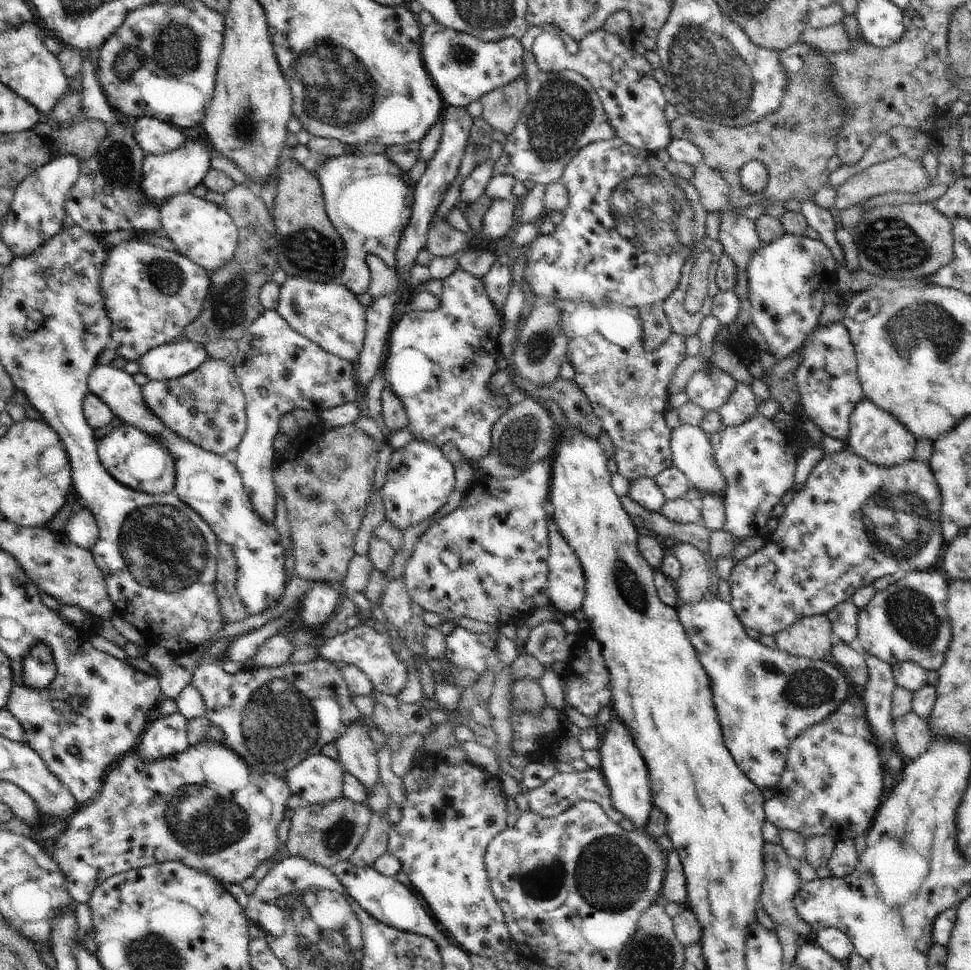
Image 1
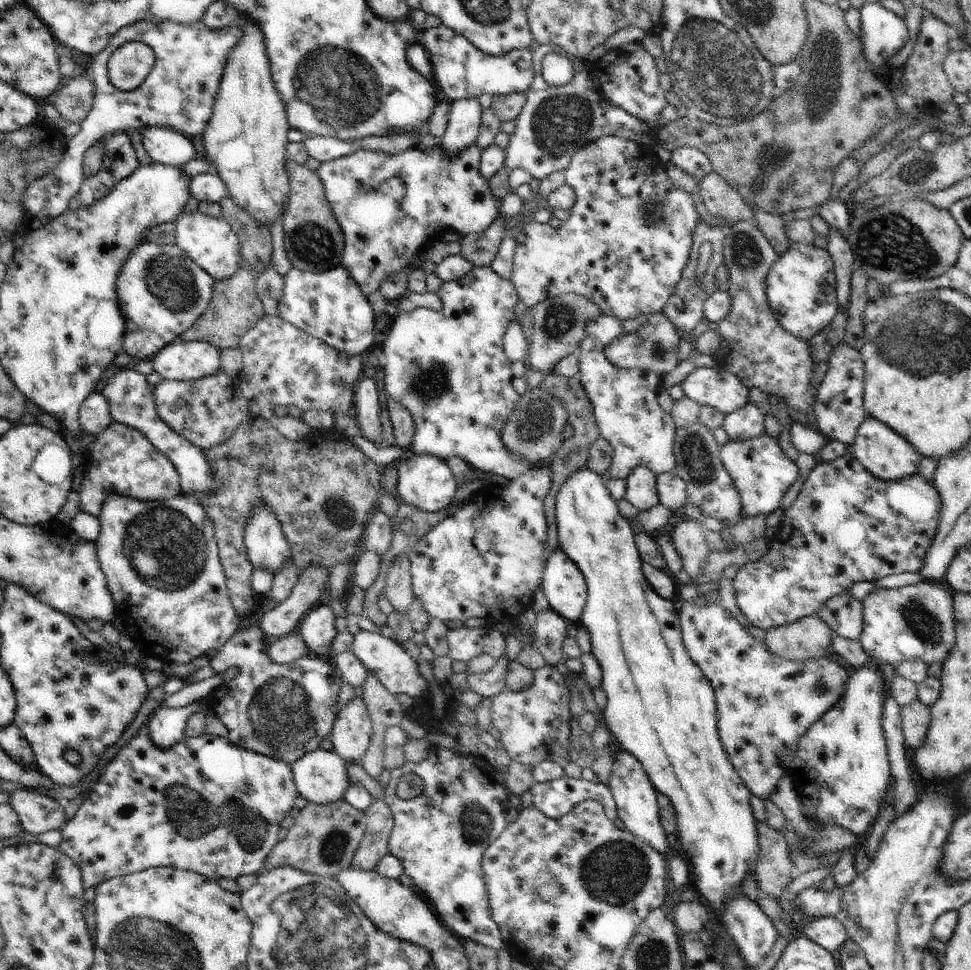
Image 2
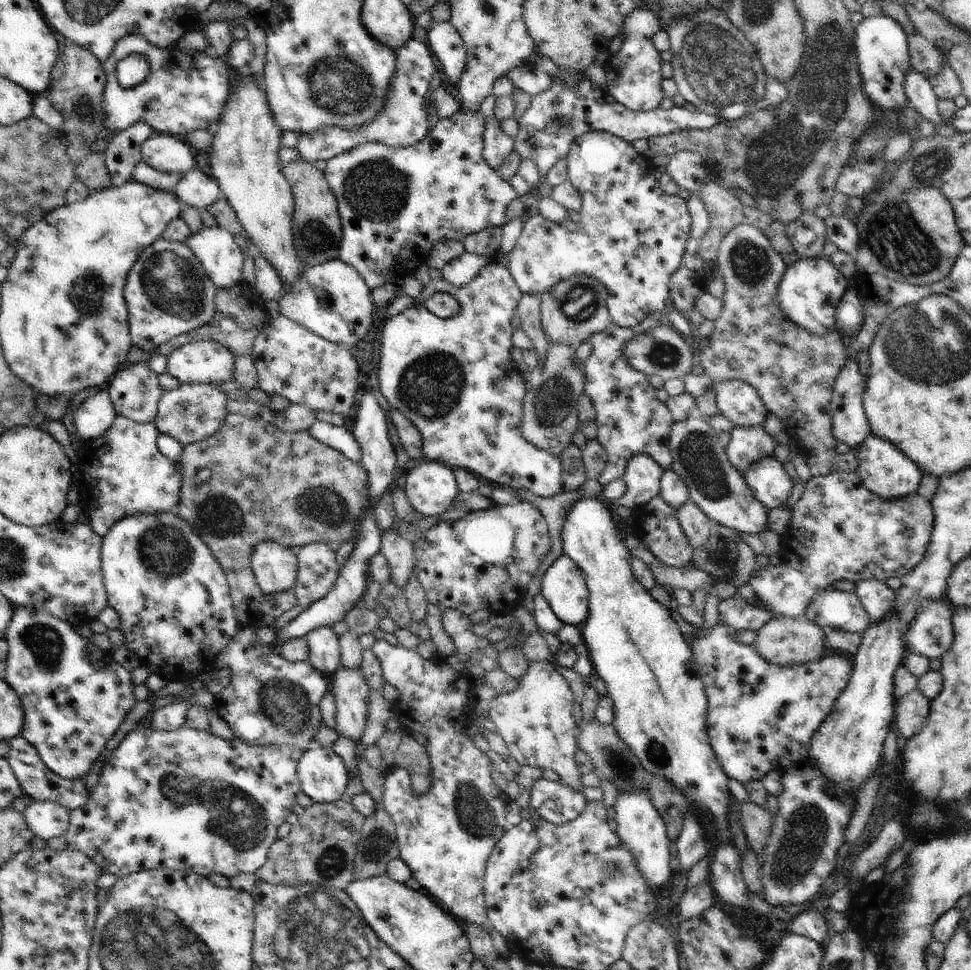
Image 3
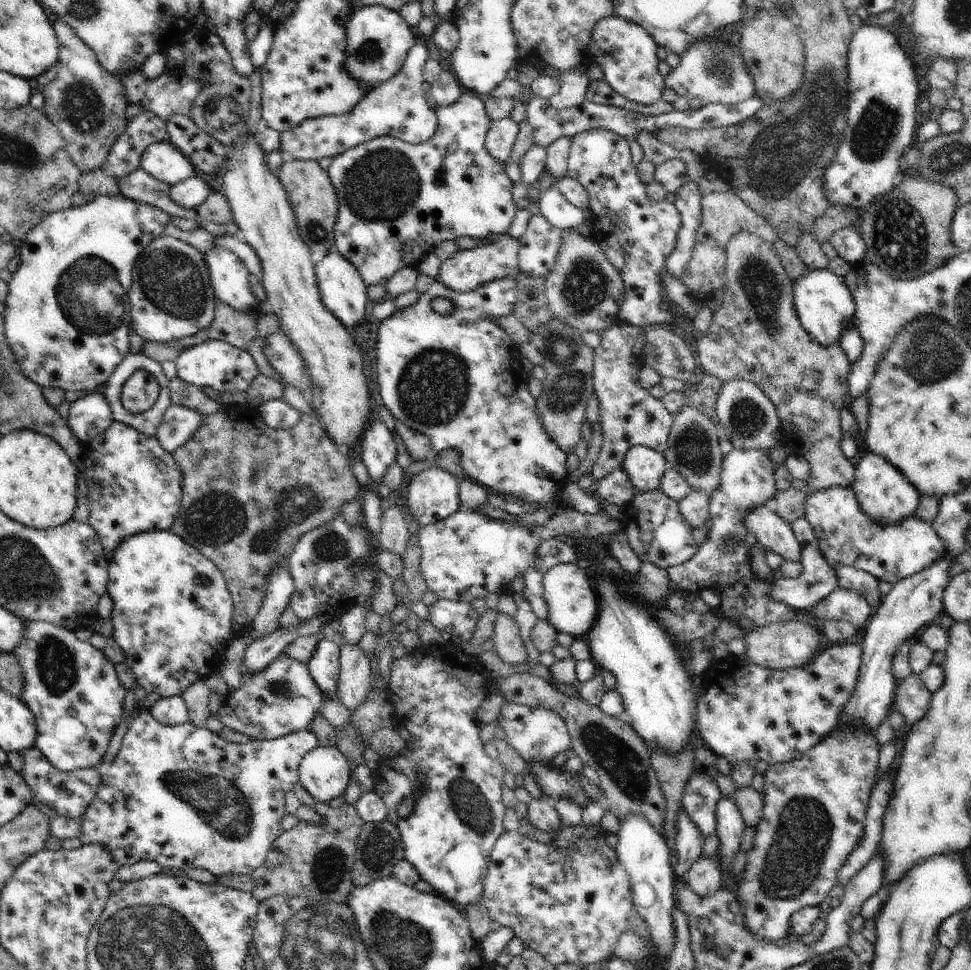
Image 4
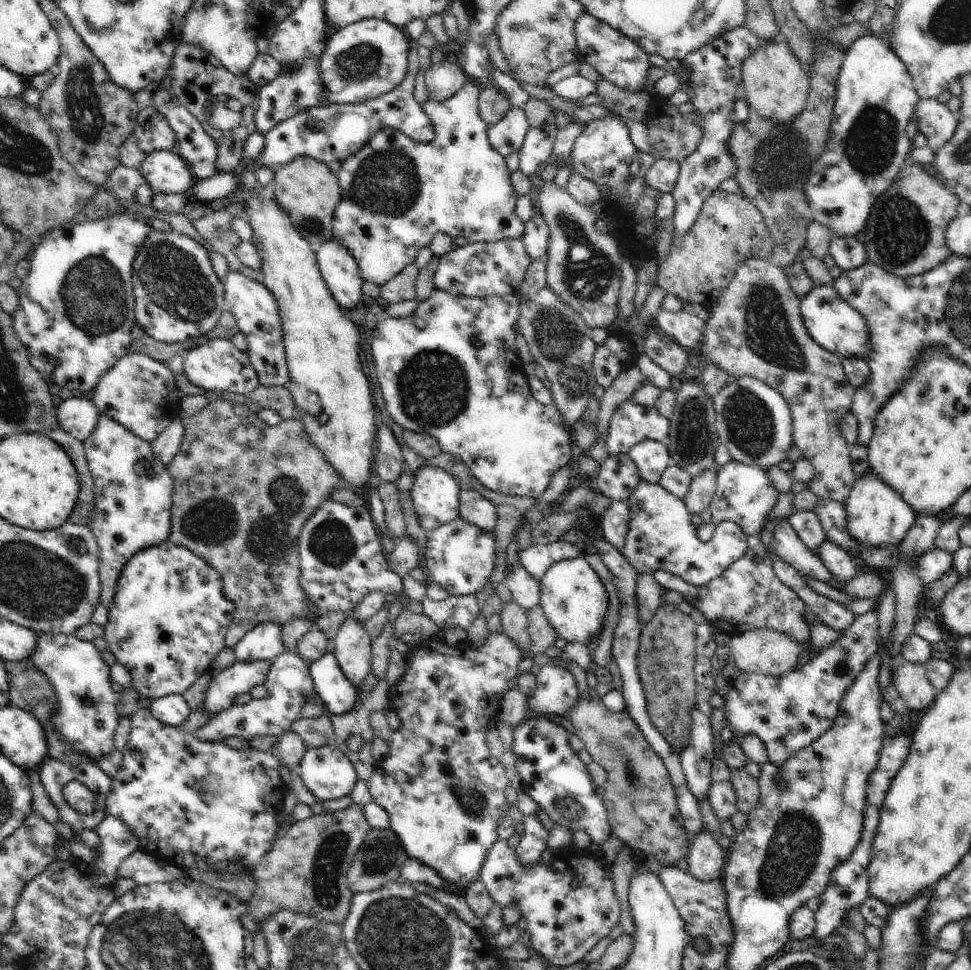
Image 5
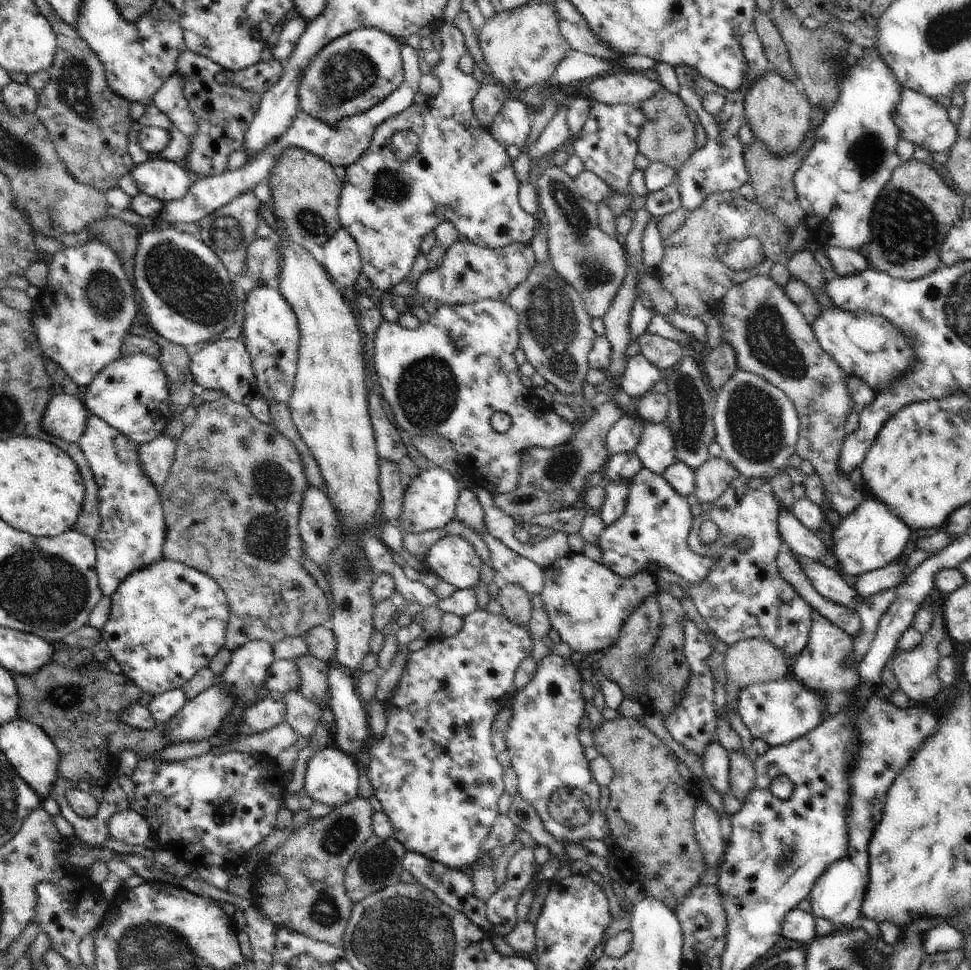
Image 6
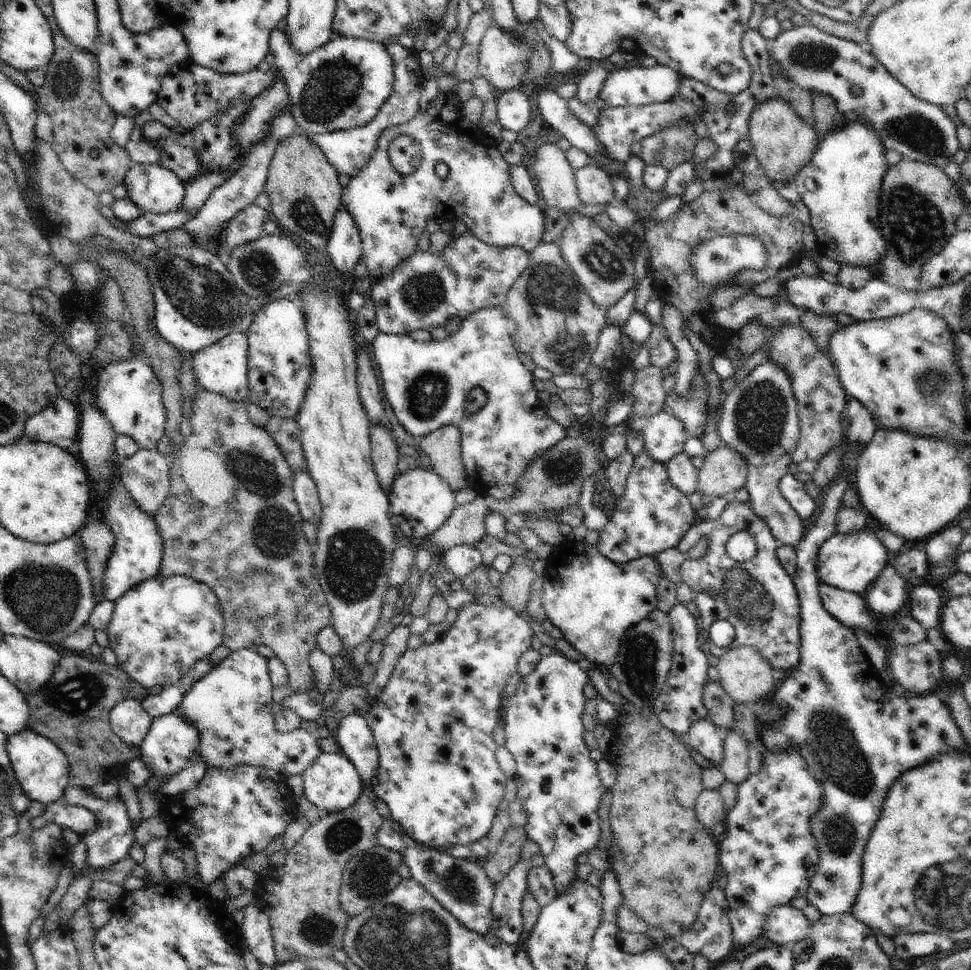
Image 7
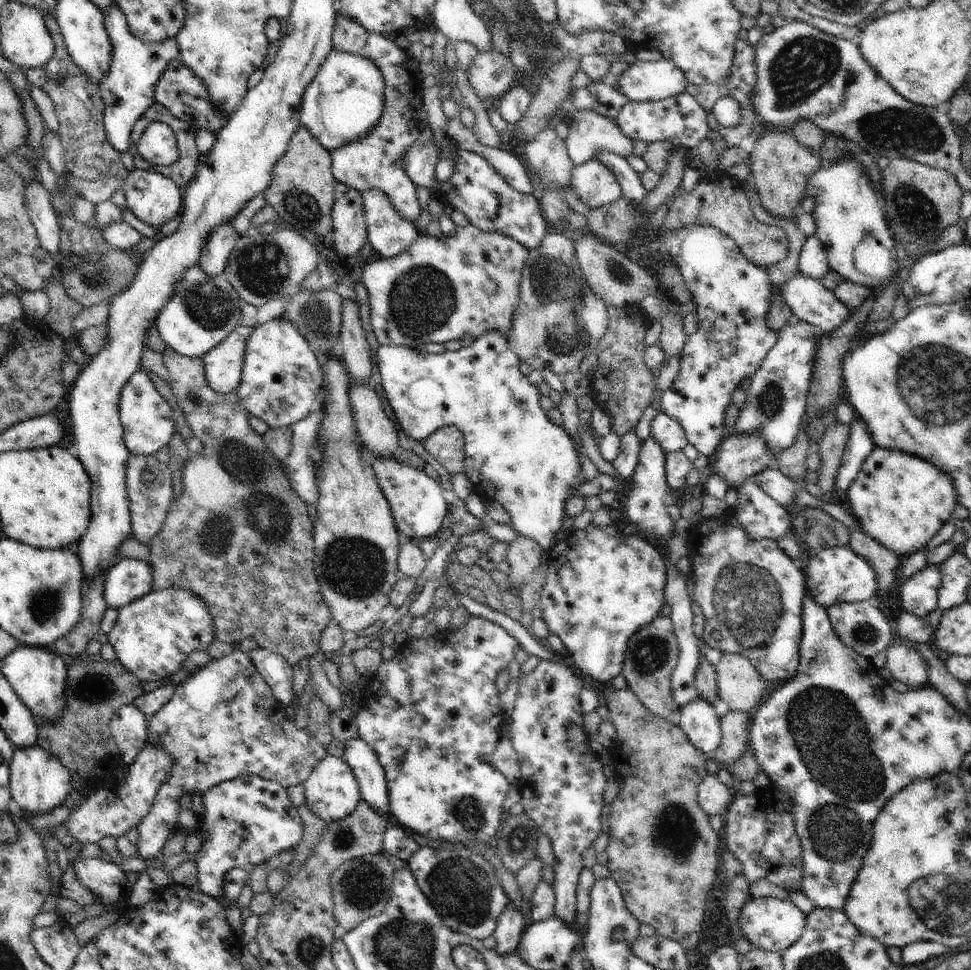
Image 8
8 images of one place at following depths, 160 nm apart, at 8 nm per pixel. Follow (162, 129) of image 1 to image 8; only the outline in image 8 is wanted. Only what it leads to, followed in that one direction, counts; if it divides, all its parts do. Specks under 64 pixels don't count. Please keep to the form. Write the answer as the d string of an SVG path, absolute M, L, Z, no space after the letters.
M135 168L126 180L122 181L121 189L124 191L125 206L138 220L154 229L159 230L181 212L184 190L179 189L171 178L160 173Z

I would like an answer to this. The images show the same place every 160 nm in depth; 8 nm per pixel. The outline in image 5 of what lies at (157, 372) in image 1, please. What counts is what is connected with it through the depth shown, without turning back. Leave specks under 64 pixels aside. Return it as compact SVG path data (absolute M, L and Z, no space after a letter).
M212 339L187 351L184 358L184 375L191 384L203 390L247 395L259 386L258 374L247 352L238 350L231 340Z

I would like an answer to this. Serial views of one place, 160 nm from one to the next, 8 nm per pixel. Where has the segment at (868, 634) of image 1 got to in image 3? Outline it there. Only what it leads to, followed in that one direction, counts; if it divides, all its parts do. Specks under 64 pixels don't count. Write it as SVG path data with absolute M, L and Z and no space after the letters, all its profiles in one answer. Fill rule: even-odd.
M876 579L857 581L854 592L859 596L872 623L882 620L896 609L893 604L896 590L890 589L885 582ZM930 601L919 610L905 634L907 652L914 651L930 660L942 658L952 646L953 608L946 601Z

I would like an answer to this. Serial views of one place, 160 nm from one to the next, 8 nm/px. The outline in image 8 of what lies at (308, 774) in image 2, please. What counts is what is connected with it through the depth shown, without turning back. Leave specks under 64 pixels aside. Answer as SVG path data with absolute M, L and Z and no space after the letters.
M328 754L320 764L316 765L316 768L303 783L305 805L327 824L345 819L352 814L361 799L357 778L343 757L333 757Z

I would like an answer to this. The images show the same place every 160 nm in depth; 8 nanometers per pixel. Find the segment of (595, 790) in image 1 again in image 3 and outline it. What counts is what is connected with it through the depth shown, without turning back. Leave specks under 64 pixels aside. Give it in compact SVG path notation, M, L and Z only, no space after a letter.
M538 779L531 788L530 806L539 818L556 826L580 816L585 805L582 791L575 791L559 780Z

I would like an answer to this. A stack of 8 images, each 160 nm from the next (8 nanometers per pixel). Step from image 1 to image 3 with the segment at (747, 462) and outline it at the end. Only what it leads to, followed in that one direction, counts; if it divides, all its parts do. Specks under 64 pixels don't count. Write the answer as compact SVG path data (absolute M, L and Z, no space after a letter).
M774 456L764 457L743 474L753 495L768 510L784 505L795 485L782 465Z

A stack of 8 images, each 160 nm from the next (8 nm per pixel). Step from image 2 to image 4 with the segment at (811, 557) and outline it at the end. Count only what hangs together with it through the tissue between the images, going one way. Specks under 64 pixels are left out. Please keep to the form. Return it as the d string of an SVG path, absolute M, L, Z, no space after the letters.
M832 487L807 495L804 517L812 525L819 547L832 568L835 568L836 565L850 565L869 572L879 582L890 582L895 585L897 582L932 566L932 563L944 558L947 552L947 544L936 534L935 528L923 523L915 514L899 525L882 526L873 523L859 507L851 487Z

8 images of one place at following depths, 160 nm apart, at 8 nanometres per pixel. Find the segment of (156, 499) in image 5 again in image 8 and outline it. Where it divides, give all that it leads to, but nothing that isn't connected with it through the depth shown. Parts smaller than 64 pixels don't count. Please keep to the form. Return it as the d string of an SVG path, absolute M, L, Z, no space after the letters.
M120 560L105 574L104 600L112 614L152 591L153 568L146 561Z

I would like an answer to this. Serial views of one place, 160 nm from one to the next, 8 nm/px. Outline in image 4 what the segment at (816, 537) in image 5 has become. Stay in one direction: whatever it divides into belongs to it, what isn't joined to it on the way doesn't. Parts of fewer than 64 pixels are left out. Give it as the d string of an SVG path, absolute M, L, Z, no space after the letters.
M800 517L791 524L801 549L801 563L803 572L798 578L782 578L773 584L770 596L778 602L785 602L788 606L799 611L806 611L811 607L819 605L829 594L832 594L839 587L838 577L825 559L818 544L814 529L806 517Z

